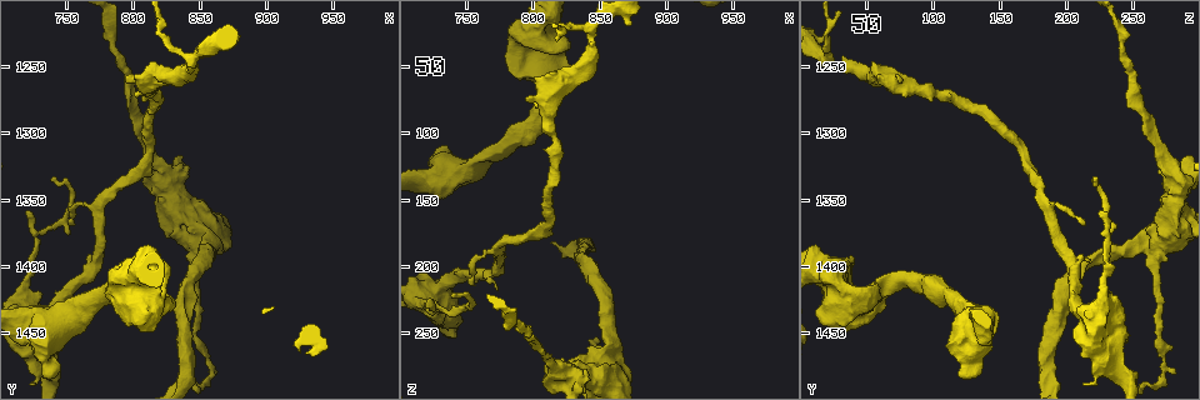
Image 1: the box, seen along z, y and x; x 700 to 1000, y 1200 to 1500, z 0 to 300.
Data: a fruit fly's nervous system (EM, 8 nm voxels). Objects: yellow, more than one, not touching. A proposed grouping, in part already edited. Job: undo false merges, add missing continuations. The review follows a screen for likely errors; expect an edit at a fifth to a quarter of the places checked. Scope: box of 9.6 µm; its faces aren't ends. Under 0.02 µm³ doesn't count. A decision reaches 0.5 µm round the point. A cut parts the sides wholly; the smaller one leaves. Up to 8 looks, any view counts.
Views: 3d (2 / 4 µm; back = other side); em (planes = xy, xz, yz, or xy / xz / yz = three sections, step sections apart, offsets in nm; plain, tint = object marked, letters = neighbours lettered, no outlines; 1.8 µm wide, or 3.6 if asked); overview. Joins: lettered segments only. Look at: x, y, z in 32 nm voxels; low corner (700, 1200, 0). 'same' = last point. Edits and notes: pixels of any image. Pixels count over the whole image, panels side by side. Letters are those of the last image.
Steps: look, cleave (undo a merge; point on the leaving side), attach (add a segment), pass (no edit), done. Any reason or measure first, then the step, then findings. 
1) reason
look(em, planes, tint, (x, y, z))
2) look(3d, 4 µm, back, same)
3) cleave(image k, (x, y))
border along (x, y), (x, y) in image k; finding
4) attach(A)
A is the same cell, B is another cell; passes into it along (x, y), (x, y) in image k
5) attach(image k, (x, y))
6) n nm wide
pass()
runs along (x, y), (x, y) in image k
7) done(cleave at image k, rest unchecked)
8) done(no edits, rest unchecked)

tapers out
look(3d, 4 µm, (862, 1478, 282))

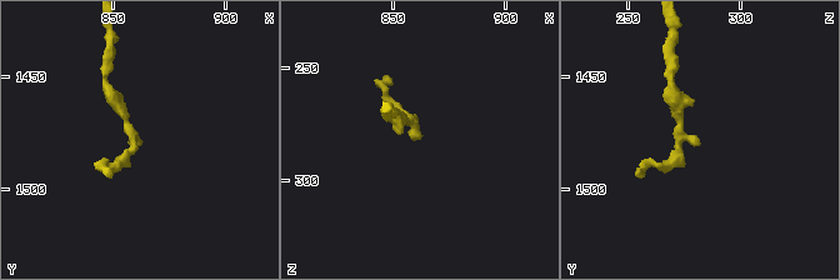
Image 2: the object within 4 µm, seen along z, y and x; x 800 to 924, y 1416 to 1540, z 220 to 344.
shape alone is not enough
look(em, planes, letters, (863, 1479, 280))

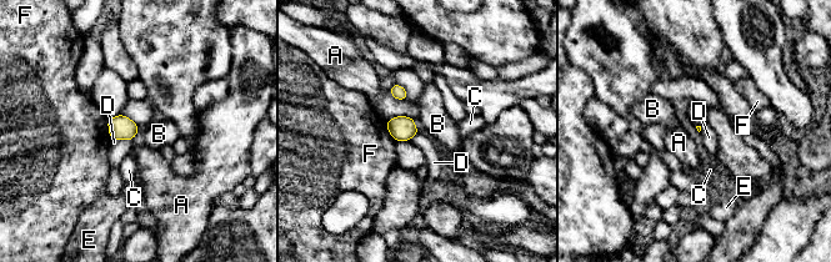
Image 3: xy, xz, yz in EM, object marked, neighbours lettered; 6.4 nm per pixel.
pass()
A, B, C, D, E and F are other cells; no lettered segment goes on from it

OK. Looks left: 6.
look(3d, 4 µm, (854, 1378, 270))

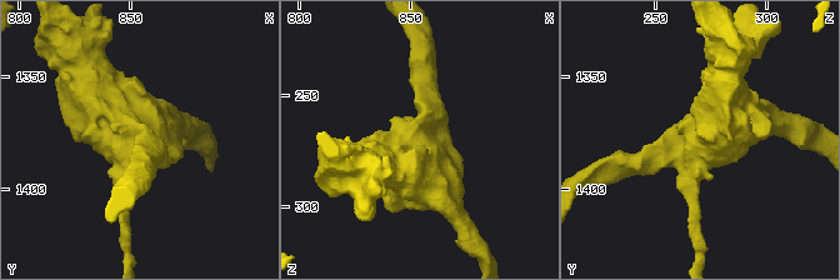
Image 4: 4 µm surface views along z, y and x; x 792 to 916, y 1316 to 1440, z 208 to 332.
shape alone is not enough
look(em, 3.6 µm, xz, step 4, letters, (853, 1381, 270))

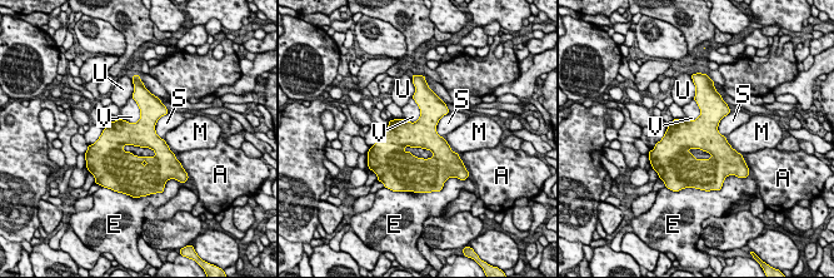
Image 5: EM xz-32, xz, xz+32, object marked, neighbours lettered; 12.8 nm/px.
pass()
A, E, M, S, U and V are other cells; border along (131, 98), (139, 109), (136, 123) in image 5; continuous, no second neuron

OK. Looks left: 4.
sudden change in width
look(3d, 2 µm, (840, 1252, 44))

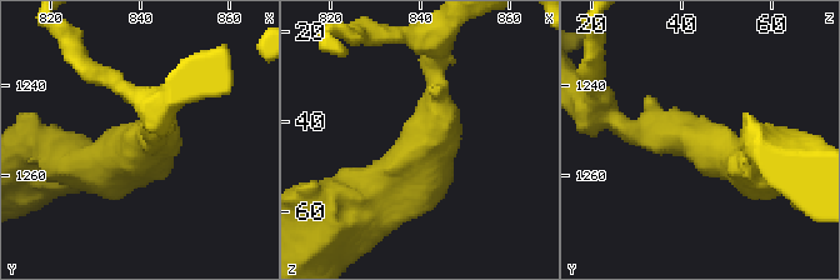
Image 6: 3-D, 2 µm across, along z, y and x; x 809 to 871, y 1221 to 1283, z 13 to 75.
look(em, yz, step 4, tint, (840, 1253, 45))

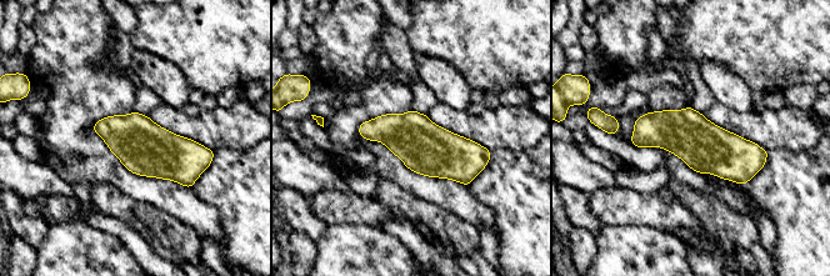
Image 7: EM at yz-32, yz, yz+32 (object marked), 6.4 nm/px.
cut it another way
look(em, planes, letters, same)

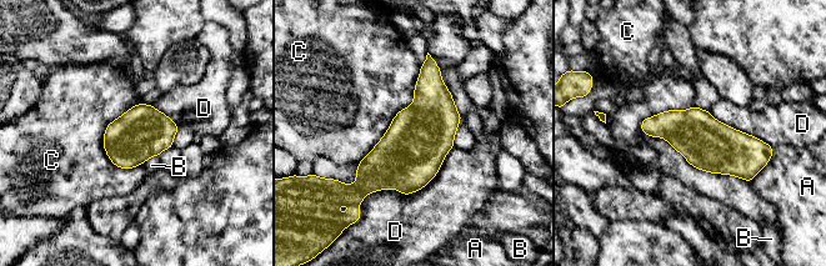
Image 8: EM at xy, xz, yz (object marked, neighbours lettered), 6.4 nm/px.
340 nm wide
pass()
A, B, C and D are other cells; border along (641, 120), (694, 166), (749, 182) in image 8; one neuron here

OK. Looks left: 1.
done(no edits, rest unchecked)

